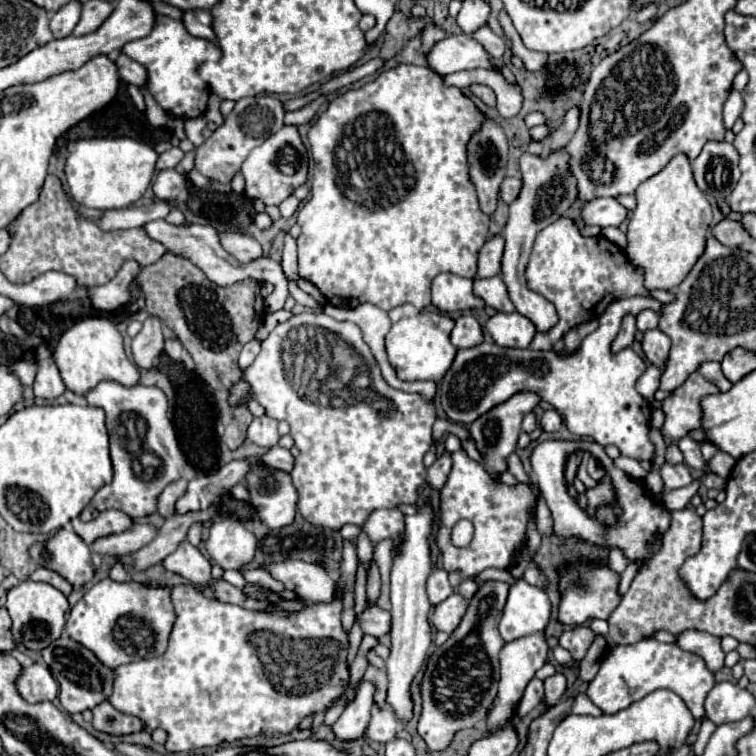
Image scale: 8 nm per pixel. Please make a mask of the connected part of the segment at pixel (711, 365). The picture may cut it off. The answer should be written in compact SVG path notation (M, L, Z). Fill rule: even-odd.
M704 362L704 364L698 368L698 372L700 372L706 380L714 382L714 384L720 388L720 392L728 392L728 390L732 388L732 382L722 374L720 362Z

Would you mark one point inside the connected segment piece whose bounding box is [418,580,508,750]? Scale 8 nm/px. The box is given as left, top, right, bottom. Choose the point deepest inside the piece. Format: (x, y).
(459, 686)

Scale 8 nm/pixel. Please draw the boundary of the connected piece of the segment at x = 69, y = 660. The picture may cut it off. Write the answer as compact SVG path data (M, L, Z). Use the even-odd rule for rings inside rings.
M66 632L54 640L50 646L46 646L42 650L42 658L48 664L52 676L58 680L60 684L60 702L62 708L70 714L74 712L84 712L84 710L92 710L94 706L106 702L112 696L112 686L114 686L114 678L116 672L108 666L104 666L94 652L90 652L88 648L84 648L82 644L78 644L76 640L72 640Z

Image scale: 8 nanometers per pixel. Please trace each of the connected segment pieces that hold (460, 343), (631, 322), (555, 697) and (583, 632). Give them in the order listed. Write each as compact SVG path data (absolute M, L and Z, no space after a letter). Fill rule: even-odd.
M460 316L450 334L450 340L456 348L474 348L484 342L484 334L474 316Z
M626 316L622 320L618 336L612 342L612 352L616 354L616 352L620 352L624 348L630 348L632 342L634 342L634 334L636 334L636 318L634 316Z
M556 672L554 676L546 678L544 680L544 690L546 690L544 692L544 702L548 706L558 704L562 700L562 696L564 696L564 690L566 690L566 676L562 672Z
M576 626L560 636L560 646L566 648L576 660L582 660L592 640L594 640L594 632L588 626Z

